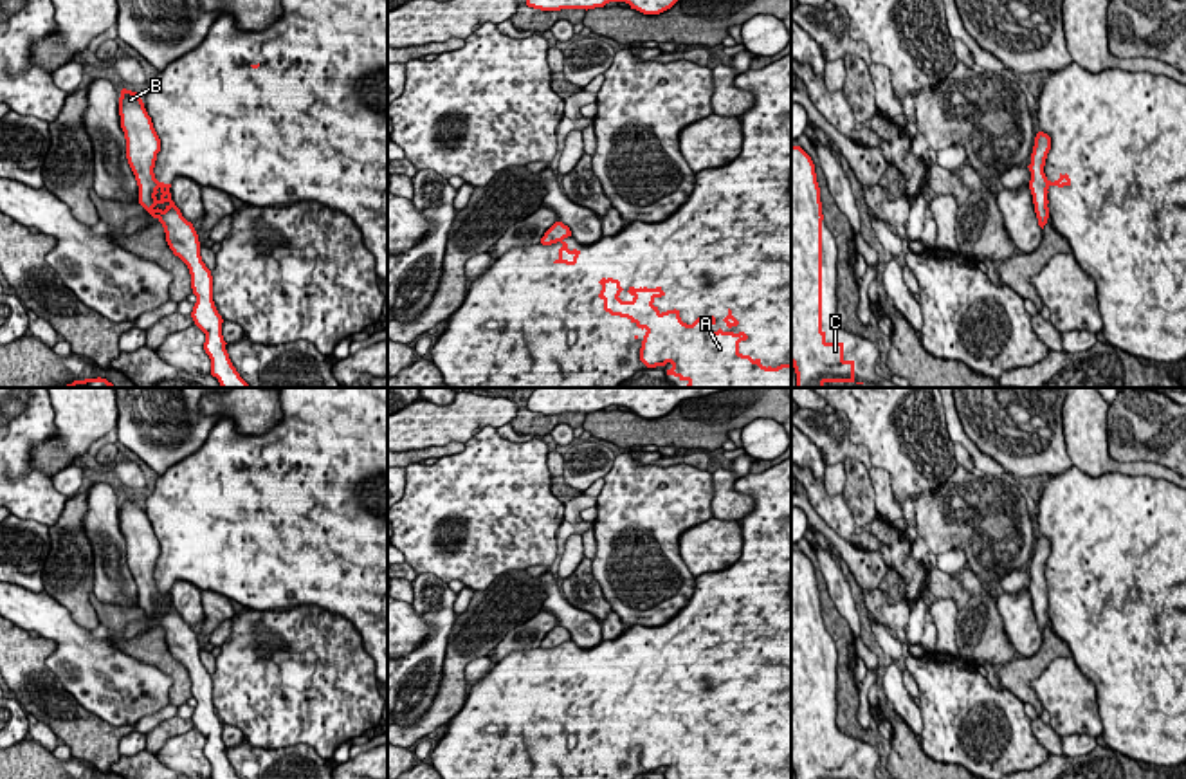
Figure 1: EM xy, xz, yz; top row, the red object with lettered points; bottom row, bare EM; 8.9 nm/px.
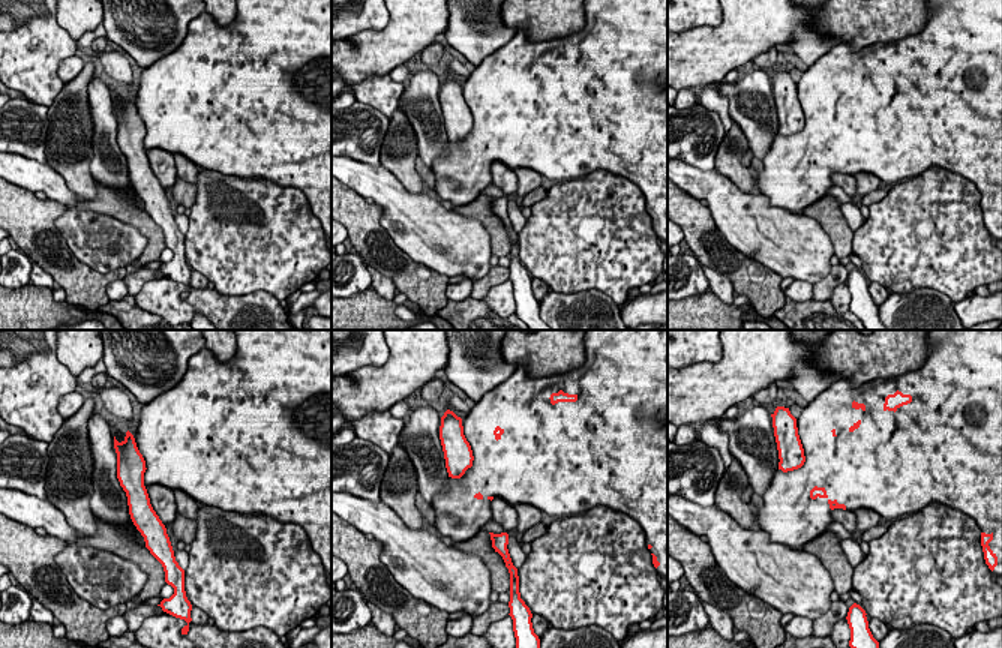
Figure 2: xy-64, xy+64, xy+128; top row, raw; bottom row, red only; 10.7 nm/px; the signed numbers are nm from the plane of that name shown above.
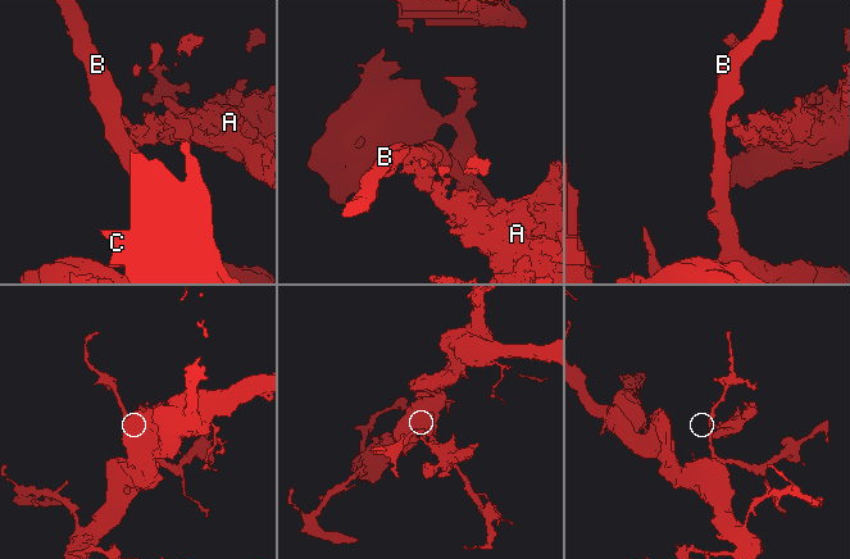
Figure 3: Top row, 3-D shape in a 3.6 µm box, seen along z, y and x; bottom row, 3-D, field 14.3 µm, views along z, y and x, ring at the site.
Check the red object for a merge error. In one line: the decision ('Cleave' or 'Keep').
Cleave

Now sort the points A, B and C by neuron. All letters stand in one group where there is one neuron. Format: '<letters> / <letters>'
A / B C

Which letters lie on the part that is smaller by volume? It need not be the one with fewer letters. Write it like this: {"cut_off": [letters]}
{"cut_off": ["A"]}

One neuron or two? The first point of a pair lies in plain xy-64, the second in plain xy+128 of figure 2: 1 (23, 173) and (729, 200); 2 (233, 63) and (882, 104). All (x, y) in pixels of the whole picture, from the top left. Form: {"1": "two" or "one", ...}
{"1": "one", "2": "one"}

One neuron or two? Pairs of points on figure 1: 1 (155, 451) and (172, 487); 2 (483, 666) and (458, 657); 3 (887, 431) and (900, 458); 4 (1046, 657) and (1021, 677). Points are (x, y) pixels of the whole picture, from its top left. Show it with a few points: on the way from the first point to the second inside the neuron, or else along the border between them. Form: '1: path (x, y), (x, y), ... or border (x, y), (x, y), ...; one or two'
1: border (199, 448), (159, 476); two
2: border (487, 655), (476, 657), (465, 668), (467, 682); two
3: path (894, 439), (900, 451); one
4: path (1040, 660), (1026, 671); one

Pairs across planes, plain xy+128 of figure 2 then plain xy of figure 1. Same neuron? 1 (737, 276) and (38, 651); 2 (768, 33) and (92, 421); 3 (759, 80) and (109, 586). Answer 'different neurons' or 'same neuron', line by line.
1: same neuron
2: same neuron
3: same neuron

